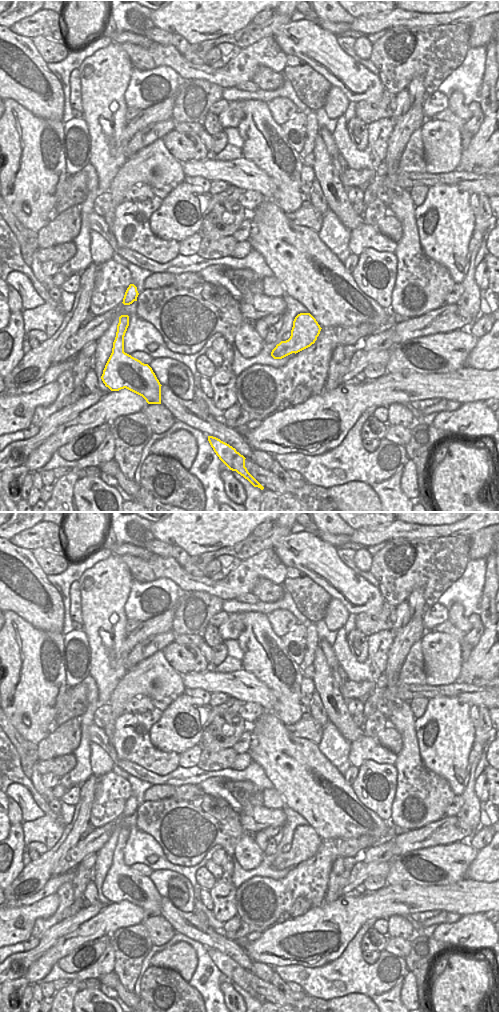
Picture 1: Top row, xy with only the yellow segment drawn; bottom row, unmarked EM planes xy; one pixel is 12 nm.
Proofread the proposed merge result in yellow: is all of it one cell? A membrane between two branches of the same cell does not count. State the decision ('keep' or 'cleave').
keep

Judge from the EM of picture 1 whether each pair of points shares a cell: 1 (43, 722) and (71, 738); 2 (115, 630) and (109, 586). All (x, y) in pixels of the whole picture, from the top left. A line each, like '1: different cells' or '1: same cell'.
1: different cells
2: same cell

